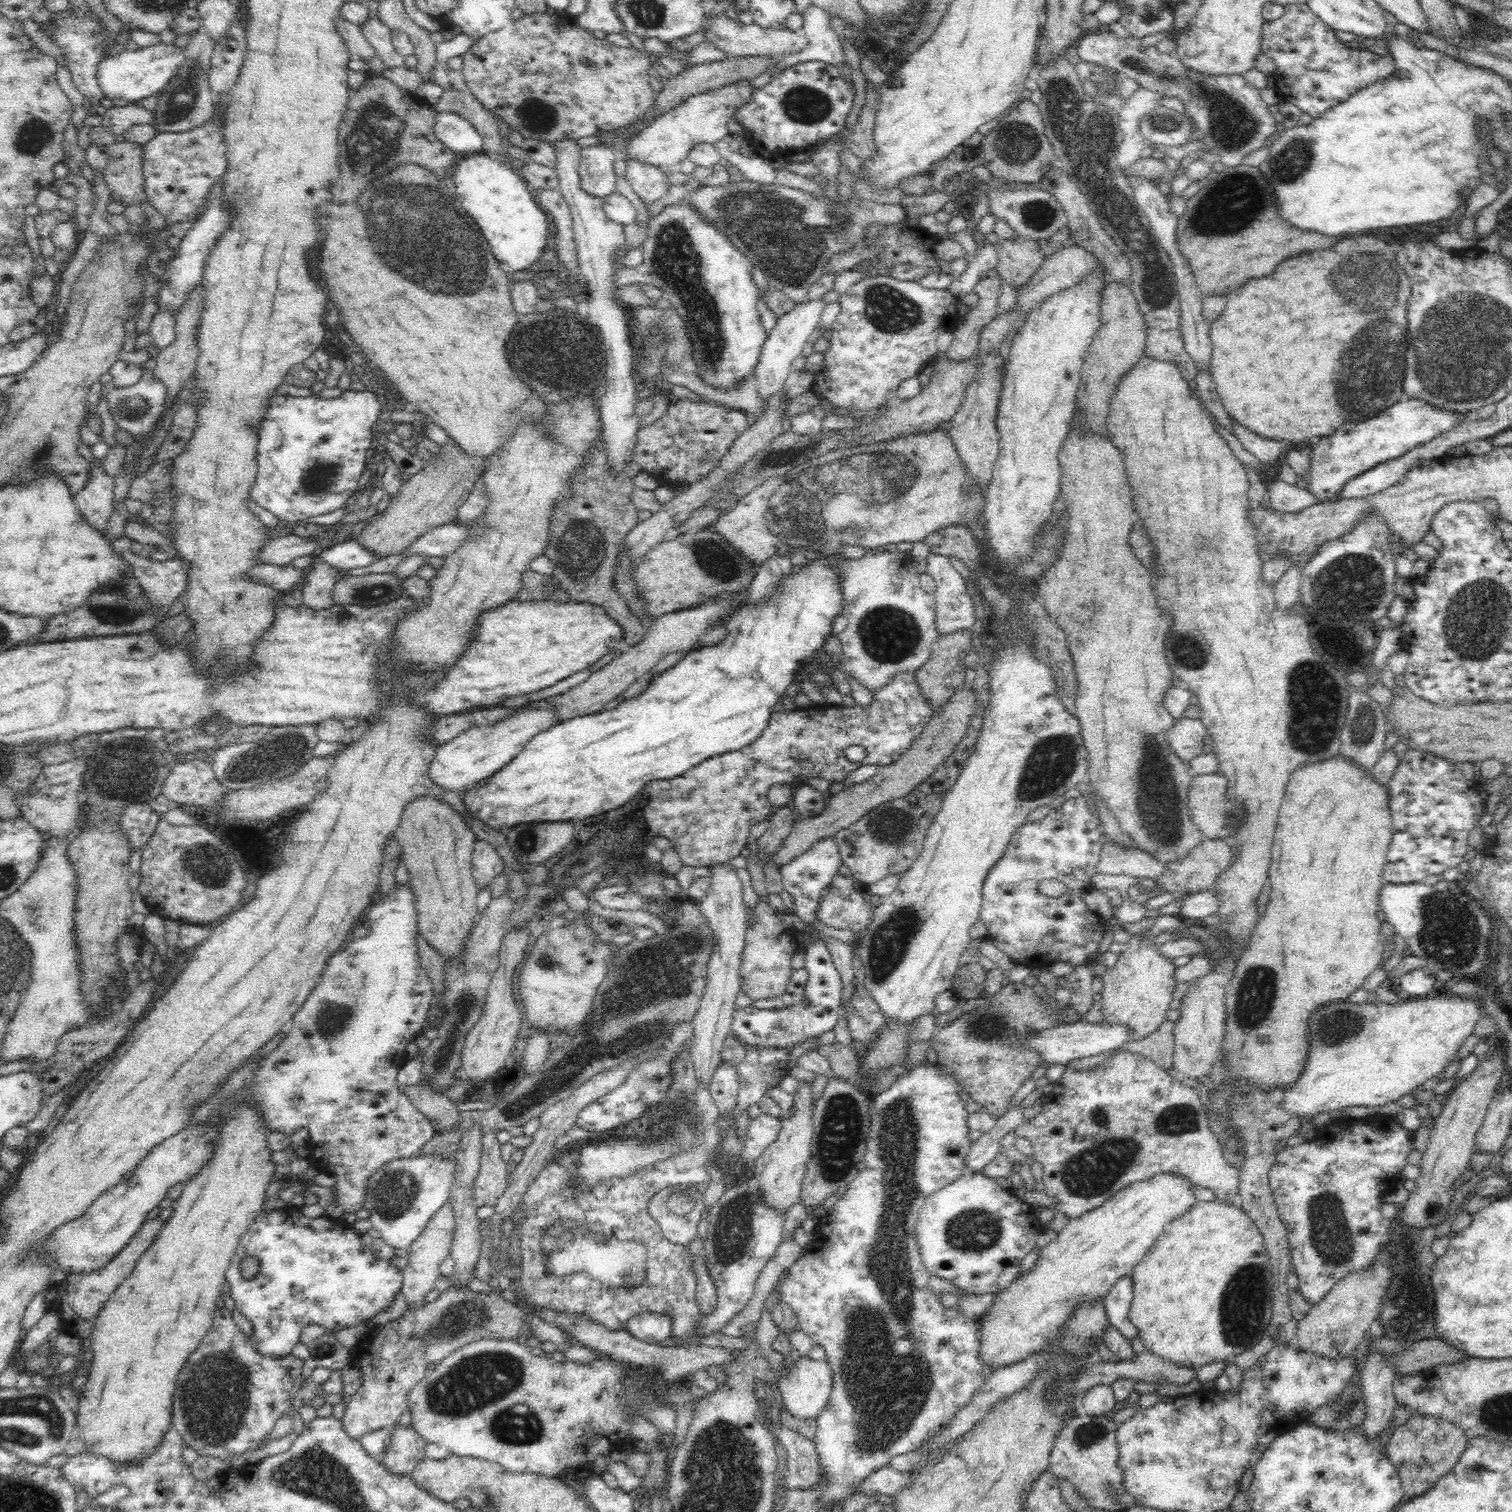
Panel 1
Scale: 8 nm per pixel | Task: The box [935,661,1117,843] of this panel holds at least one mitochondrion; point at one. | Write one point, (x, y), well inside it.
(1051, 763)

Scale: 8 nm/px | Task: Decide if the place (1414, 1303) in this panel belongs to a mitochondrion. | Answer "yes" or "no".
yes

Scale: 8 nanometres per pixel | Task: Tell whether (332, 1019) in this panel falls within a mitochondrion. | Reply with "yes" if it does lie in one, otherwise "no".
yes

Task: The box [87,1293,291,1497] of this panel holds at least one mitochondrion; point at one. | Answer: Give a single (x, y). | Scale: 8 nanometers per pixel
(214, 1397)

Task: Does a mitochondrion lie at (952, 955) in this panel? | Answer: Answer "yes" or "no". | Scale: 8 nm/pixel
no

